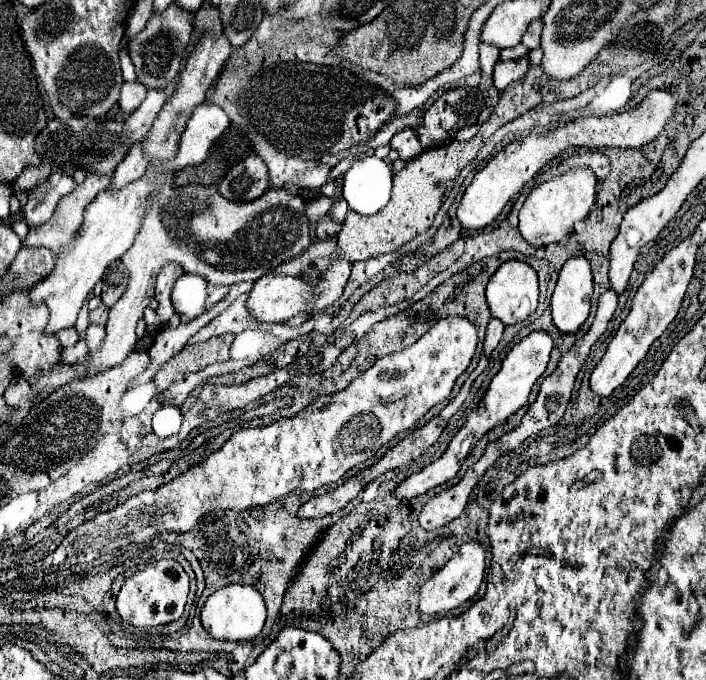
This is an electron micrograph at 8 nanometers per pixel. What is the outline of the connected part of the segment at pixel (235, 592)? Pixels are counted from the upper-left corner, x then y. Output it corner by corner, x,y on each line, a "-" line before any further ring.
231,584
211,594
201,610
203,628
213,638
231,640
231,642
245,642
245,640
257,638
263,630
265,618
267,618
267,608
265,608
261,592
255,586
243,586
243,584

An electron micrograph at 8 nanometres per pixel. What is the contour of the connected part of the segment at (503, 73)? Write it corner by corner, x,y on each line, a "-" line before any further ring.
529,58
509,60
509,62
497,62
493,70
493,84
499,92
503,92
511,82
521,80
529,70

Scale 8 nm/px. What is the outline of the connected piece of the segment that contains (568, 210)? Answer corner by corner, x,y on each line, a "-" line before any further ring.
589,168
569,170
561,176
555,176
541,186
537,186
525,200
519,212
519,230
521,236
531,246
547,246
551,242
561,242
569,232
573,232
573,224
585,220
597,196
597,178

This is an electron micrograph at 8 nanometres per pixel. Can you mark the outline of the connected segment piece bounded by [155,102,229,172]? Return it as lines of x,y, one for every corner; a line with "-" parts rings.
207,102
199,104
193,110
191,118
187,120
185,132
179,142
177,158
161,166
155,166
155,170
157,172
177,170
203,162
209,154
211,144
225,132
227,126
229,126
229,118
217,104
207,104

